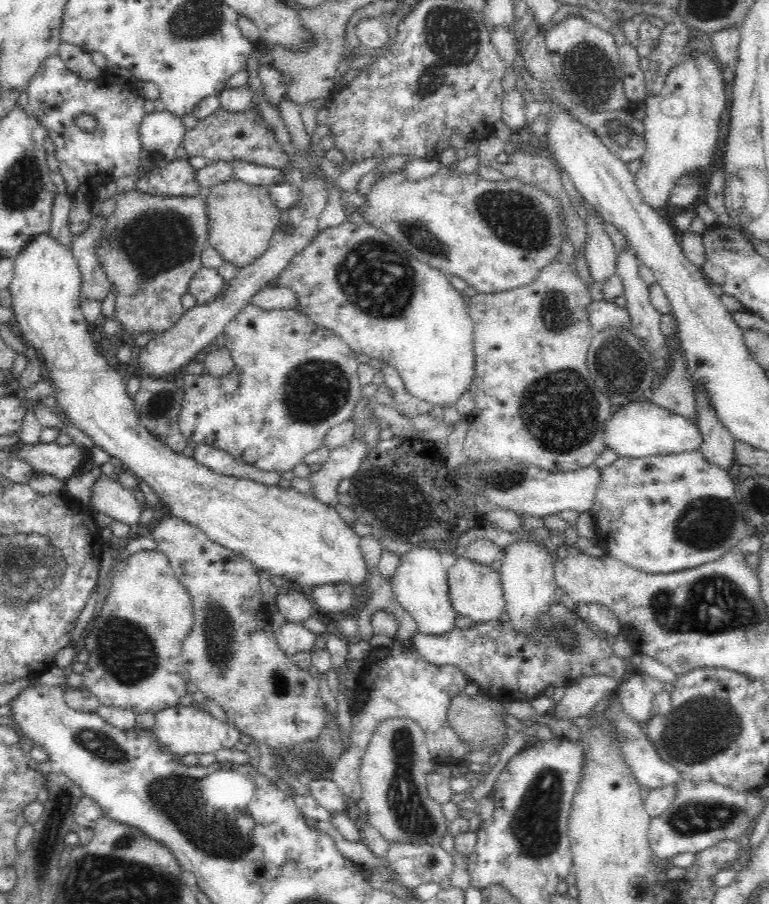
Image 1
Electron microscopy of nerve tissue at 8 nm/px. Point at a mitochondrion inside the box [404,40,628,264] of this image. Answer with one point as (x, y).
(517, 218)

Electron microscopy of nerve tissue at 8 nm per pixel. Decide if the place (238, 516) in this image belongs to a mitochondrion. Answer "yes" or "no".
yes

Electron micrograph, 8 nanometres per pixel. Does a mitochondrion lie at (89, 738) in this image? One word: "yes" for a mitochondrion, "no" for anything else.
yes

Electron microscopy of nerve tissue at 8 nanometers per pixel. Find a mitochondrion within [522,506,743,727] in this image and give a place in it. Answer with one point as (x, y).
(566, 638)

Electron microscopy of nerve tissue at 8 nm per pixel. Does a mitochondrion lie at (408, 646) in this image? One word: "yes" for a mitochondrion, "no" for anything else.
no

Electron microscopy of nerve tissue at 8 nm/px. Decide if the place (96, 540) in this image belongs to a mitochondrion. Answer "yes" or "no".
no

